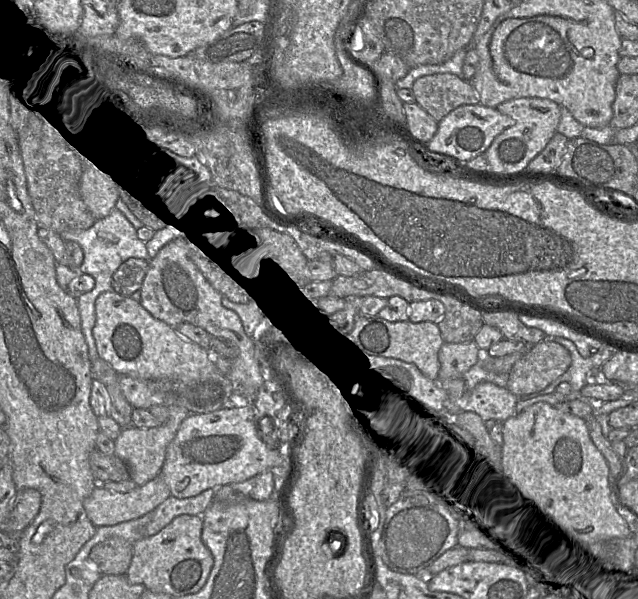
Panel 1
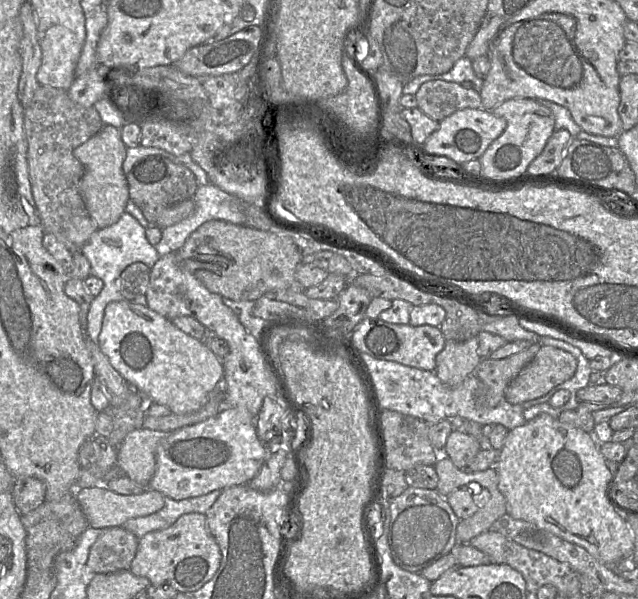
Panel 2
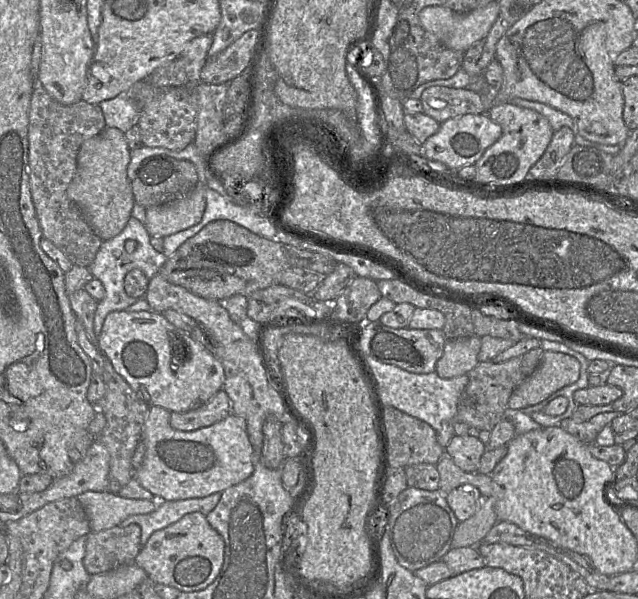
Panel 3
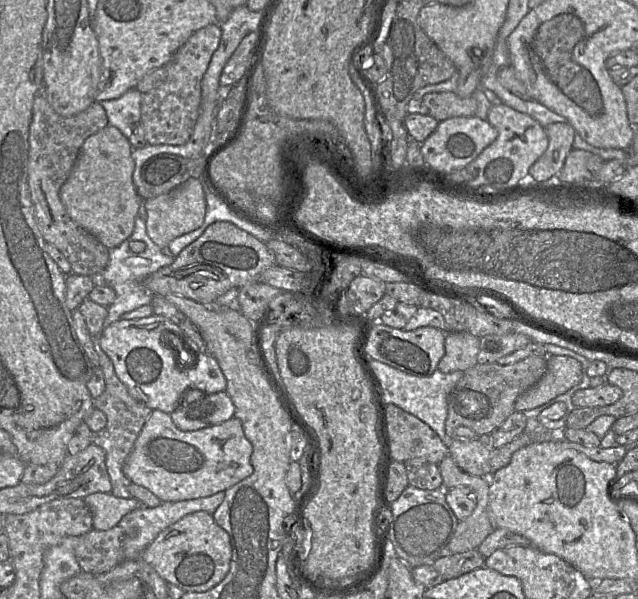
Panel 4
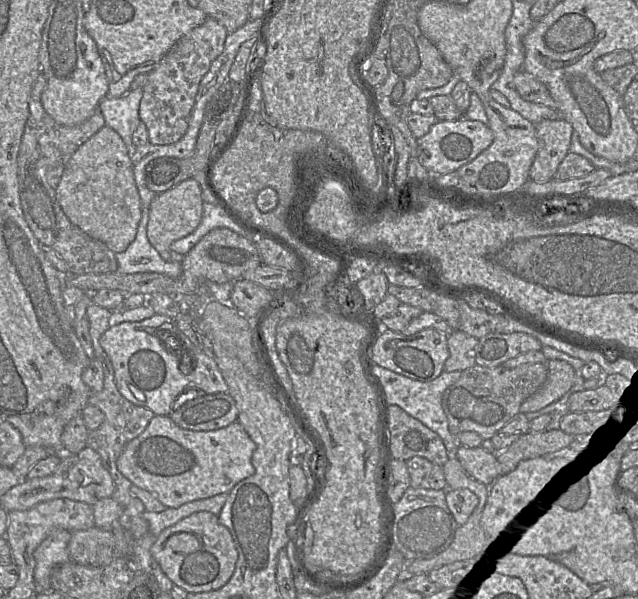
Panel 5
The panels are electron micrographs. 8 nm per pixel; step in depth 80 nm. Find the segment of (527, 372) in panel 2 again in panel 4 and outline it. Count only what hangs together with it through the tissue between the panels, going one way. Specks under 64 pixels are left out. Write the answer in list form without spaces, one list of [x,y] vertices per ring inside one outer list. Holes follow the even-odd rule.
[[[548,355],[547,369],[540,380],[518,396],[515,411],[524,412],[544,405],[578,385],[582,379],[581,364],[570,356]]]

